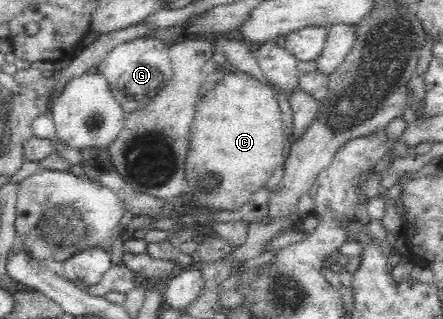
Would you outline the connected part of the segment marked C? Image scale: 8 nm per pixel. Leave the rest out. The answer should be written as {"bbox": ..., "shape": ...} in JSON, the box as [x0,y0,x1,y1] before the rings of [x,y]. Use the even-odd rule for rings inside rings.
{"bbox":[186,69,284,212],"shape":[[[225,69],[223,78],[212,89],[204,92],[202,99],[196,103],[191,123],[191,147],[189,147],[189,157],[186,159],[187,198],[195,205],[208,207],[213,212],[236,211],[266,185],[277,166],[284,164],[284,145],[282,115],[273,88],[261,83],[252,74]]]}

